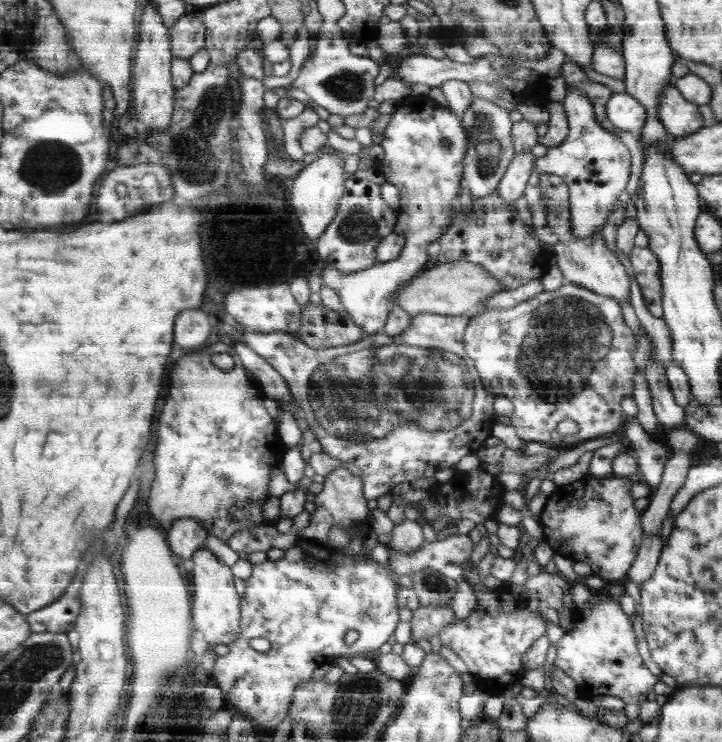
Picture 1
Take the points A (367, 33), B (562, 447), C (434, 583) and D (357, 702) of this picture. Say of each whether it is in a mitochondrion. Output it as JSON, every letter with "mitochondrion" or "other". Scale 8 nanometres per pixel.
{"A":"other","B":"other","C":"mitochondrion","D":"mitochondrion"}

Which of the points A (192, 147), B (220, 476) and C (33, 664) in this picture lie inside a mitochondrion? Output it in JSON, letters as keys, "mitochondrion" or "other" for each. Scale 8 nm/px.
{"A":"mitochondrion","B":"mitochondrion","C":"mitochondrion"}

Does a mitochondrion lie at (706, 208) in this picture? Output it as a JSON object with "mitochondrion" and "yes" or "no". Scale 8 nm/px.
{"mitochondrion":"no"}

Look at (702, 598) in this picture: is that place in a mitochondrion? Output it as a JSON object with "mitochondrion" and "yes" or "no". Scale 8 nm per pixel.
{"mitochondrion":"no"}

